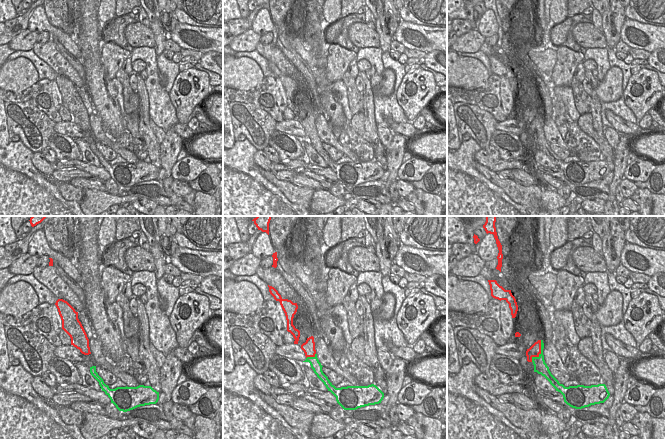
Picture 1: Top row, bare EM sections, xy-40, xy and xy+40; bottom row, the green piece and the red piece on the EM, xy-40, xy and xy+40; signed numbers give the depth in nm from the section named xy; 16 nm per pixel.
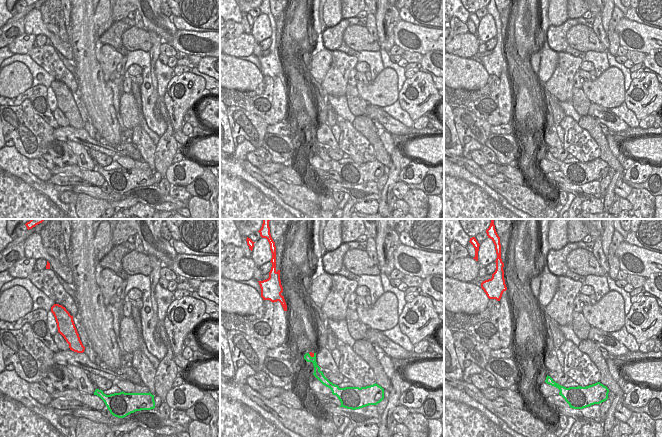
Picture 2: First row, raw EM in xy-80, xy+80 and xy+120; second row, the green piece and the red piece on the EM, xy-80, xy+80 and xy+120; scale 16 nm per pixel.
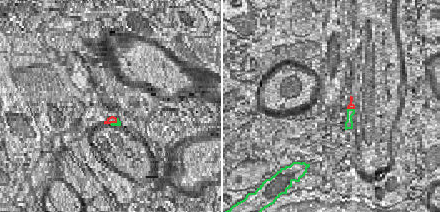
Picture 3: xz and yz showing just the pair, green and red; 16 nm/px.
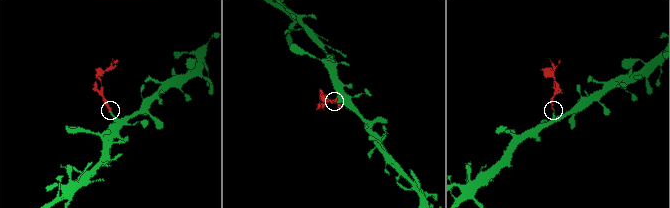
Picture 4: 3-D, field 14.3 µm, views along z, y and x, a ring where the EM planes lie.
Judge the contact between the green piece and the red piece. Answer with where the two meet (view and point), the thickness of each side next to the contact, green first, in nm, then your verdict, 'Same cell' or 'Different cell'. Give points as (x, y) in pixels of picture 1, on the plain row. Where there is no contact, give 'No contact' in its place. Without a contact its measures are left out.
Touches green at xy+40 (541, 128). Thickness 200 nm (green) against 190 nm. Different cell

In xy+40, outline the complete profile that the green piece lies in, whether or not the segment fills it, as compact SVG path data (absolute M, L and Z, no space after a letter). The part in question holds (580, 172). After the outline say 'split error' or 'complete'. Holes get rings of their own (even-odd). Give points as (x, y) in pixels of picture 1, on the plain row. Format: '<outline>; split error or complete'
M541 116L541 129L538 133L532 133L534 148L544 152L550 160L563 171L564 178L572 184L582 185L591 181L604 179L610 172L605 160L565 163L551 150L545 139L543 131L544 119Z; complete

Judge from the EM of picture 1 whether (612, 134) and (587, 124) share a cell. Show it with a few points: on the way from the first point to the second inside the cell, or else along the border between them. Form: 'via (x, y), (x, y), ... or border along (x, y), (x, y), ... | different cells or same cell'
border along (603, 131), (604, 137), (613, 149) | different cells

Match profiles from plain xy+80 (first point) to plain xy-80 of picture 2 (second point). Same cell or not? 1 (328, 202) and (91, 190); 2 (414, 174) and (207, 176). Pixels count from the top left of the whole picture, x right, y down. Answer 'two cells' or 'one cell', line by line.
1: two cells
2: two cells

